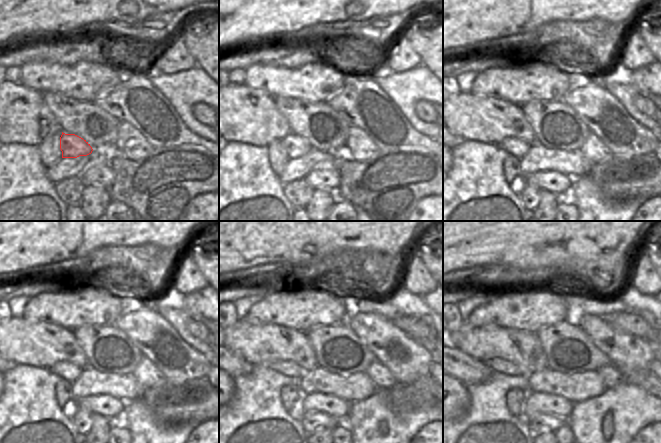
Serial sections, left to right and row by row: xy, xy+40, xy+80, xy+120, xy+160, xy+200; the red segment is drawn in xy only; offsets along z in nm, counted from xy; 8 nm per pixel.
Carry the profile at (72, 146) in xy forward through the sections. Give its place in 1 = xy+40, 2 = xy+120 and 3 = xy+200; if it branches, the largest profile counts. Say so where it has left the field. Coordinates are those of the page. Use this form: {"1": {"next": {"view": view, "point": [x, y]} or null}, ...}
{"1": {"next": {"view": "xy+40", "point": [296, 146]}}, "2": {"next": {"view": "xy+120", "point": [66, 370]}}, "3": {"next": {"view": "xy+200", "point": [496, 364]}}}

